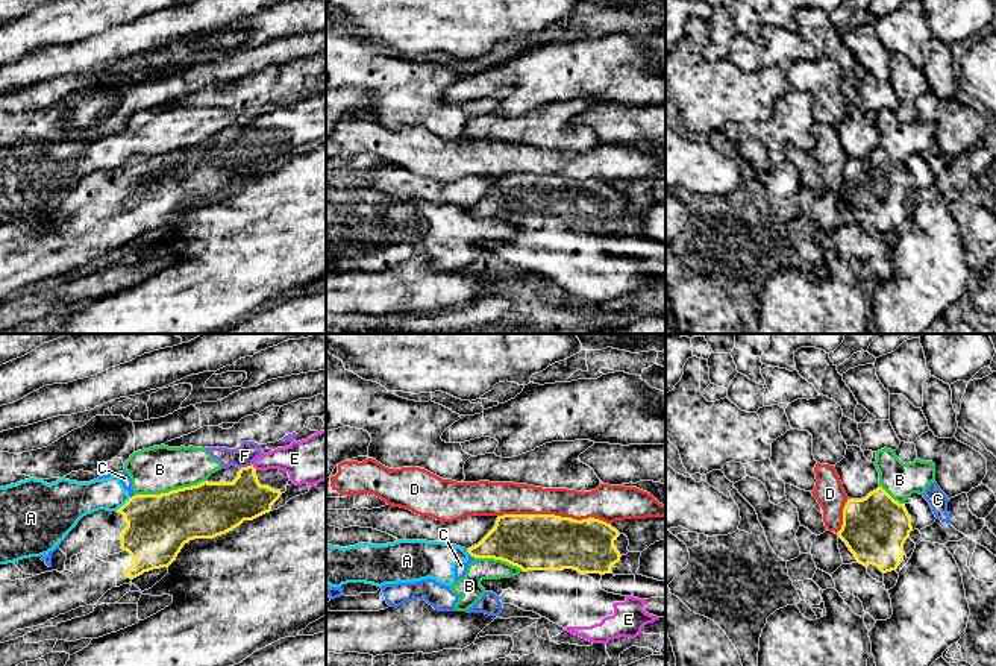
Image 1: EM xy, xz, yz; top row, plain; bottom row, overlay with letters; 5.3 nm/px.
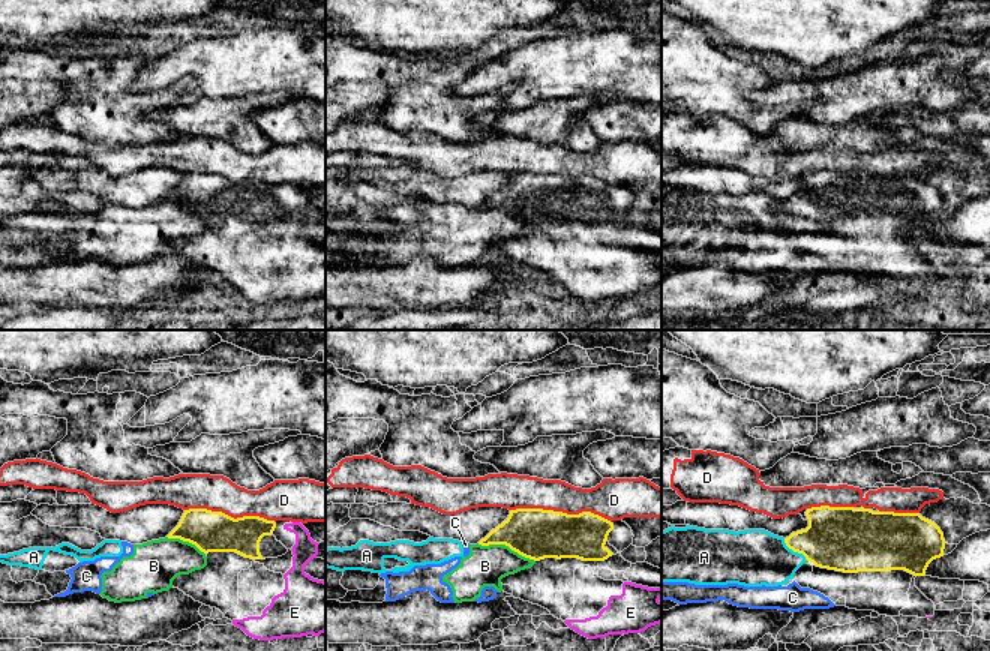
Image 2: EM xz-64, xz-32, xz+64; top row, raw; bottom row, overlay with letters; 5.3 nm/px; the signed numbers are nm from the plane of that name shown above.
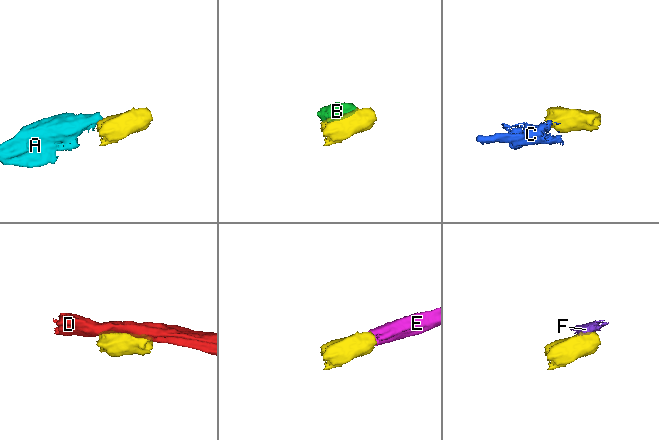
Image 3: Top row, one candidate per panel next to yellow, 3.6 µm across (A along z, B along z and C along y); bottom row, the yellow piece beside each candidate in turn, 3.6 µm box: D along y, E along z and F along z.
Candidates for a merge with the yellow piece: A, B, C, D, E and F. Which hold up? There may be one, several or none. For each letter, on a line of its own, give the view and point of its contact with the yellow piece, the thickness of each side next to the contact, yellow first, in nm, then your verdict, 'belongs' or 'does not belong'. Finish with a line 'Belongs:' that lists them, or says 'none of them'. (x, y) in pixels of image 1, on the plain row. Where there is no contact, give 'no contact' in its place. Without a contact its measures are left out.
A: xy (125, 164) | 340/190 nm | does not belong
B: xy (172, 150) | 340/260 nm | does not belong
C: xz (470, 214) | 260/70 nm | does not belong
D: xz (554, 175) | 300/170 nm | does not belong
E: xy (253, 128) | 240/180 nm | belongs
F: xy (247, 126) | 260/120 nm | does not belong
Belongs: E

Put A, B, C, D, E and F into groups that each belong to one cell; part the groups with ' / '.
A B C F / D / E

